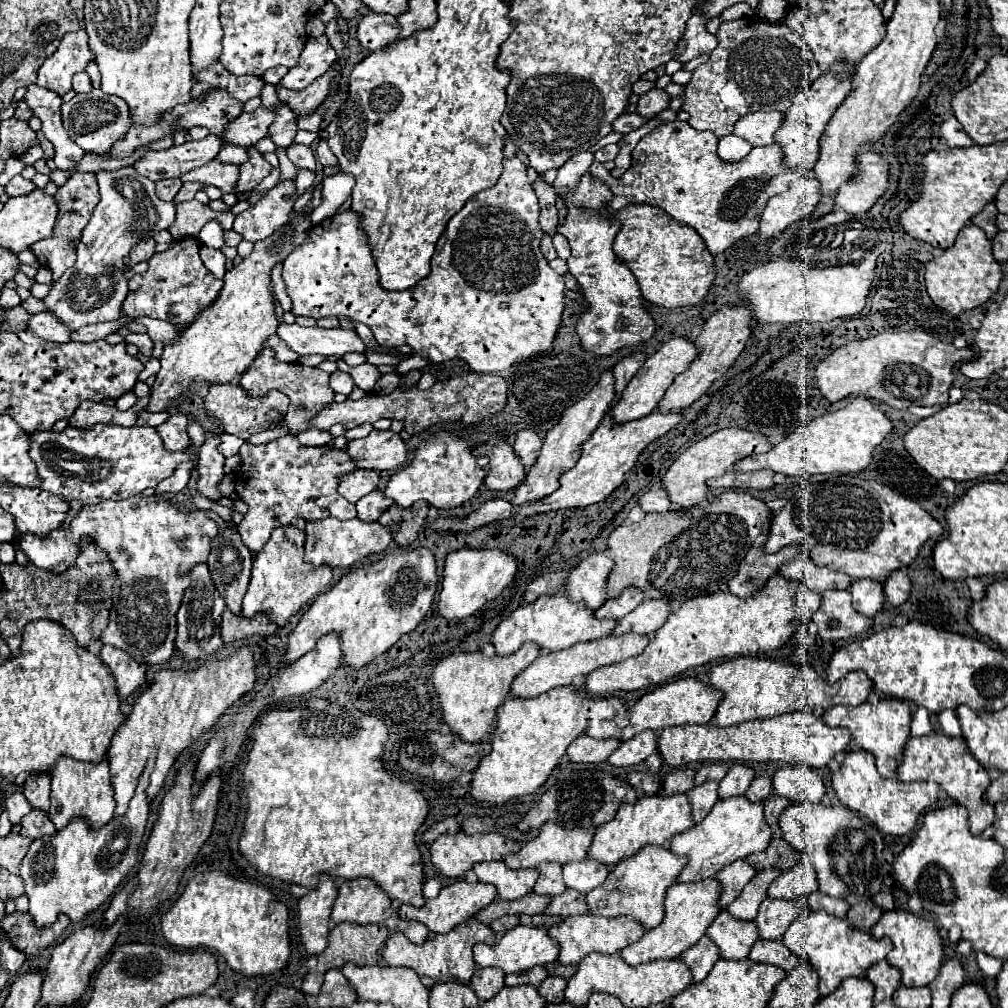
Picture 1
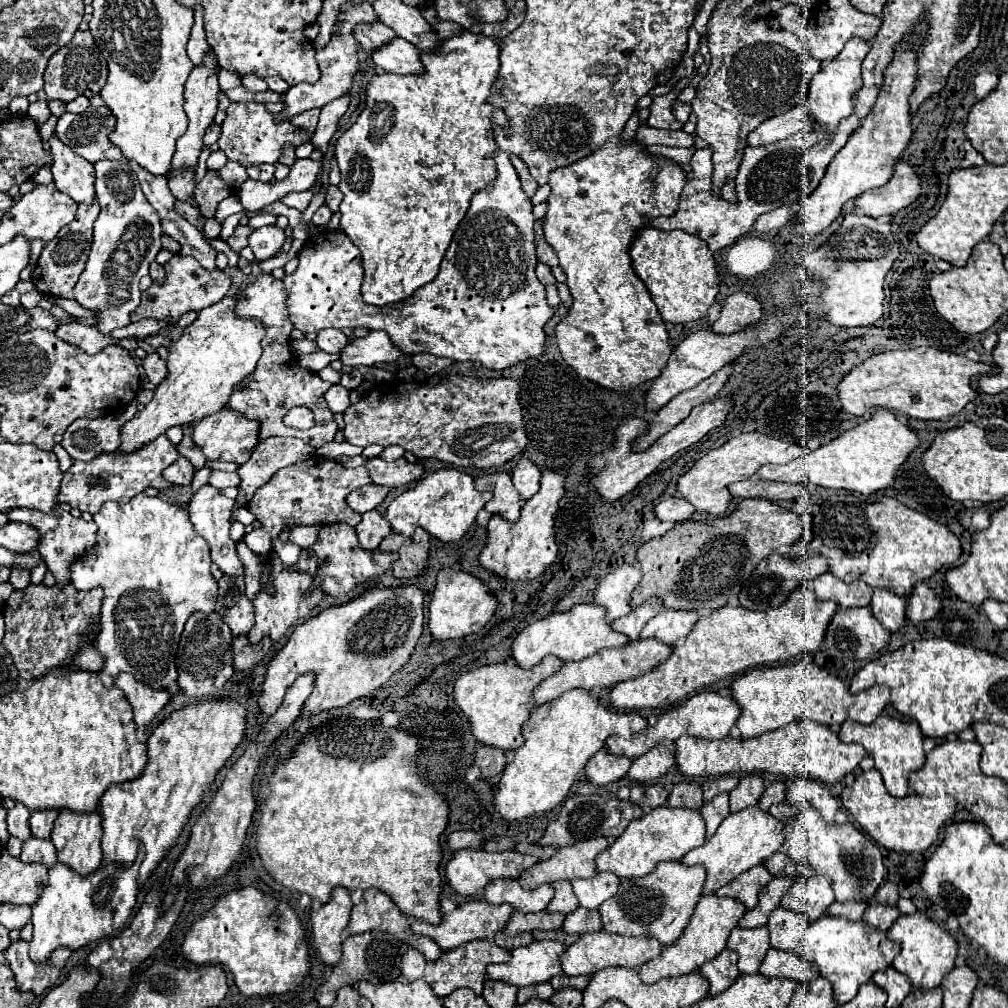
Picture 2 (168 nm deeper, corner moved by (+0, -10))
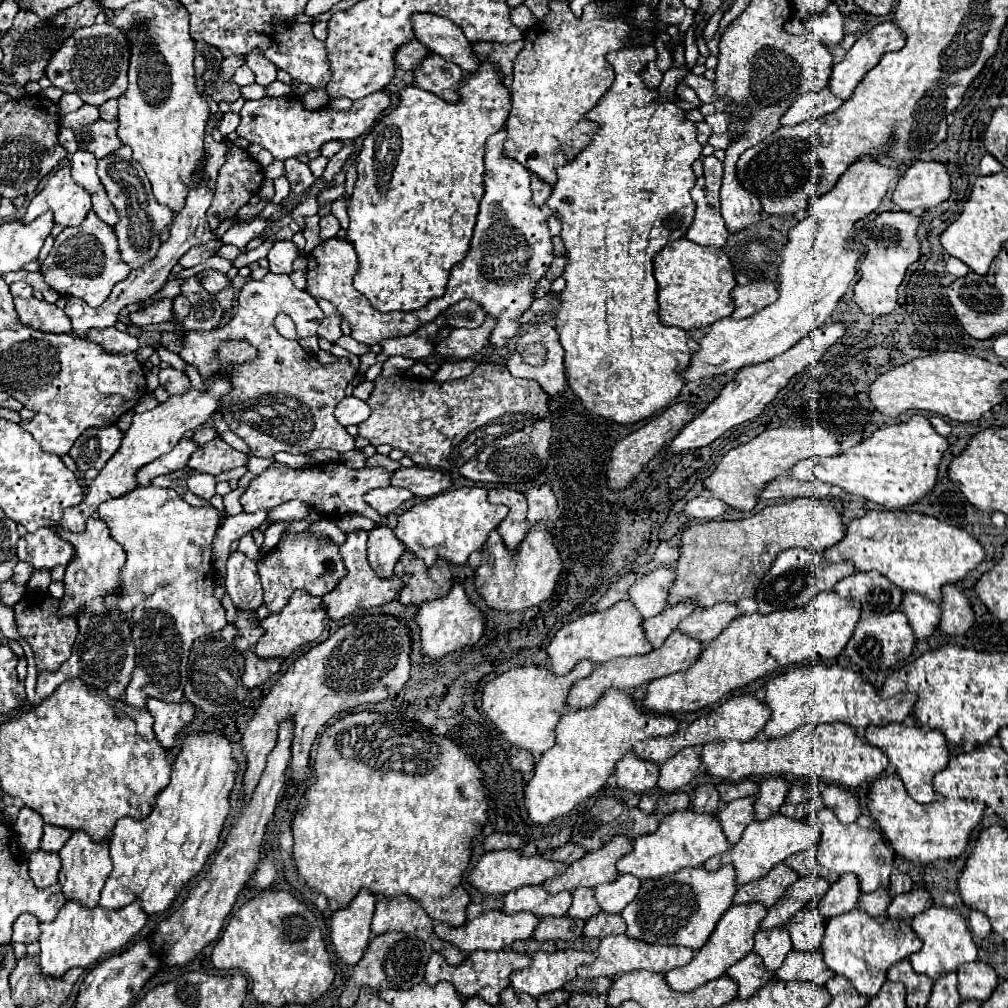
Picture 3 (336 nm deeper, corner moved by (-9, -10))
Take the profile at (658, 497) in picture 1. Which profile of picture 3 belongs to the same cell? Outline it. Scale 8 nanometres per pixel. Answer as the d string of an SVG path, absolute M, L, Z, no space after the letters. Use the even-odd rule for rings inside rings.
M700 495L692 501L688 501L684 505L684 513L688 517L696 517L696 519L718 519L728 511L728 505L722 503L722 499L716 499L712 495Z

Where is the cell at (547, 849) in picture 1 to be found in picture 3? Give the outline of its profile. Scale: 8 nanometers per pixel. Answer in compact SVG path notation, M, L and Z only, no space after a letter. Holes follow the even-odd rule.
M618 835L606 847L586 853L580 861L574 861L568 865L564 875L558 875L558 879L548 879L542 887L550 893L560 891L574 891L578 887L598 887L602 883L612 883L618 877L616 861L622 859L632 851L632 841L628 837Z

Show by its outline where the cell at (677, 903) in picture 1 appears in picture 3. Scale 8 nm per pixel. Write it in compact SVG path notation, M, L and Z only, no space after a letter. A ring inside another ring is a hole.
M742 903L730 907L730 911L726 911L726 915L722 915L722 919L718 921L714 935L710 935L708 943L694 955L694 959L686 967L678 967L664 975L668 985L676 991L694 991L704 983L722 977L728 971L728 967L738 963L754 949L754 935L760 929L760 921L766 917L766 913L768 909L764 909L762 903Z

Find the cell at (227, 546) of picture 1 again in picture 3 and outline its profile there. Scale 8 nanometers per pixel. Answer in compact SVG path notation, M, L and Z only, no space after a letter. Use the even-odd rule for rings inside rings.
M256 613L254 615L238 615L234 625L238 627L238 635L234 639L234 645L240 653L254 649L258 639L264 635L264 629L258 625Z

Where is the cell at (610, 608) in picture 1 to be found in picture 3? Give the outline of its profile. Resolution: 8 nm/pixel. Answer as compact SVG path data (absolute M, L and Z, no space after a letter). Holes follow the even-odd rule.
M682 601L674 607L668 607L668 611L664 611L662 615L656 615L654 619L646 619L644 621L644 631L646 631L646 637L650 639L650 643L658 649L662 647L662 643L666 641L666 637L678 629L678 623L682 619L686 619L692 611L698 609L698 603L696 601Z

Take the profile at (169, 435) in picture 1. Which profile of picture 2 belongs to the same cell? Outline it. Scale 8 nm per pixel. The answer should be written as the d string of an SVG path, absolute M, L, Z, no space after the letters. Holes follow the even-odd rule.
M179 455L179 459L177 459L175 463L171 463L171 465L163 471L163 477L165 477L167 481L175 483L175 485L189 485L191 479L193 479L193 475L195 475L195 471L193 471L191 463L189 463L183 455Z

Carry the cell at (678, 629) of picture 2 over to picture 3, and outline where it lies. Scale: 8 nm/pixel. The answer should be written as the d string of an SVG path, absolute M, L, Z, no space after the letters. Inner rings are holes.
M720 603L720 605L714 605L710 609L694 611L694 615L686 617L678 625L678 629L682 633L698 639L702 645L708 645L730 625L730 621L738 619L740 615L742 615L742 611L736 605Z

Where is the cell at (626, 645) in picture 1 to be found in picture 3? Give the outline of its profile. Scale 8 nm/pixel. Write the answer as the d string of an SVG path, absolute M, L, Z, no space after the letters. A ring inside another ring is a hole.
M674 631L674 635L670 635L670 639L666 639L666 643L660 649L654 649L650 655L612 659L610 663L604 663L604 665L596 667L594 675L590 675L590 679L584 679L582 683L576 683L572 687L570 699L568 699L568 709L576 711L576 709L596 705L606 689L634 689L634 687L646 685L646 683L650 683L654 679L686 671L700 657L702 649L704 649L704 645L700 641L690 639L688 635L684 635L680 631Z

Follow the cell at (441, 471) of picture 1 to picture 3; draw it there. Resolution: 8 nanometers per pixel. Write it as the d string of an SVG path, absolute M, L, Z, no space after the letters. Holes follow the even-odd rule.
M462 487L430 497L408 513L402 513L394 533L410 553L426 563L426 567L432 567L436 559L444 559L452 565L466 565L470 553L480 551L486 545L490 531L498 529L504 517L506 507L490 505L482 487Z

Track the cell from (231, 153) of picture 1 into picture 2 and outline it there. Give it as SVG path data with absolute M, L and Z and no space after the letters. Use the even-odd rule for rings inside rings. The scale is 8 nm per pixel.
M231 103L227 107L227 117L221 123L219 149L227 155L229 161L237 161L243 167L259 165L259 163L275 163L281 155L281 147L285 143L301 145L309 141L305 129L297 129L291 123L273 123L273 115L265 111L263 103Z

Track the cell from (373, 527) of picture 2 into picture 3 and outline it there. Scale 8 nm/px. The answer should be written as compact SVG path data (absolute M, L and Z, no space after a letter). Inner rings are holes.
M374 527L368 539L368 563L378 577L394 577L394 565L400 561L404 547L388 527Z

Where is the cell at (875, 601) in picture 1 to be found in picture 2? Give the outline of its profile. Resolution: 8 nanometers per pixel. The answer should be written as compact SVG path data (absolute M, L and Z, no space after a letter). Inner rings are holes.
M875 589L871 599L871 609L875 619L887 629L897 631L905 625L905 597L893 595L885 589Z

